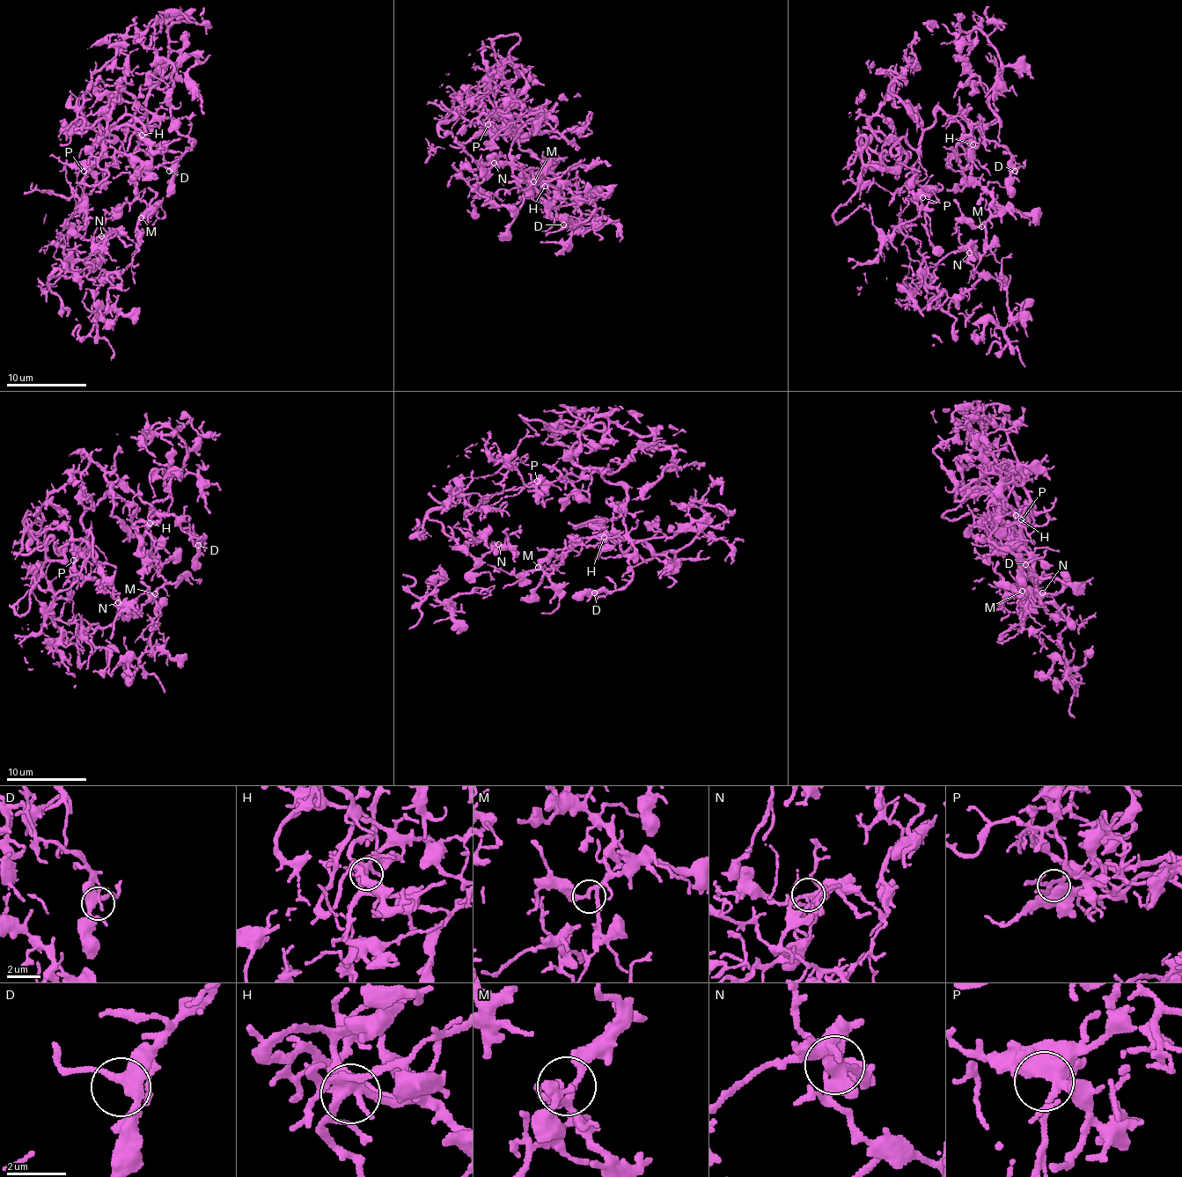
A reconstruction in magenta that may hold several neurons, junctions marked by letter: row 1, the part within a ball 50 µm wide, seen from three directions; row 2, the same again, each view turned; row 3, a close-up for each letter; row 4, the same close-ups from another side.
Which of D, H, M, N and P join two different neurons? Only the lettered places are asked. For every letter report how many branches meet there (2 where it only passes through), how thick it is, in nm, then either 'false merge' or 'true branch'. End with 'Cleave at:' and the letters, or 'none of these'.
D: 3 | 400 nm | true branch
H: 5 | 400 nm | true branch
M: 3 | 200 nm | true branch
N: 7 | 400 nm | true branch
P: 3 | 440 nm | true branch
Cleave at: none of these

